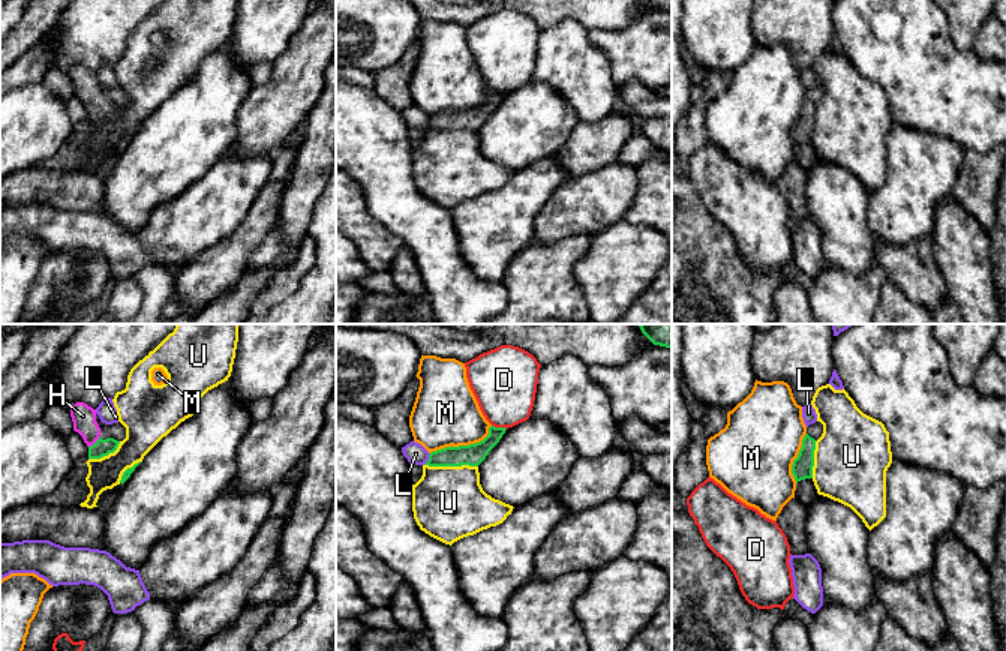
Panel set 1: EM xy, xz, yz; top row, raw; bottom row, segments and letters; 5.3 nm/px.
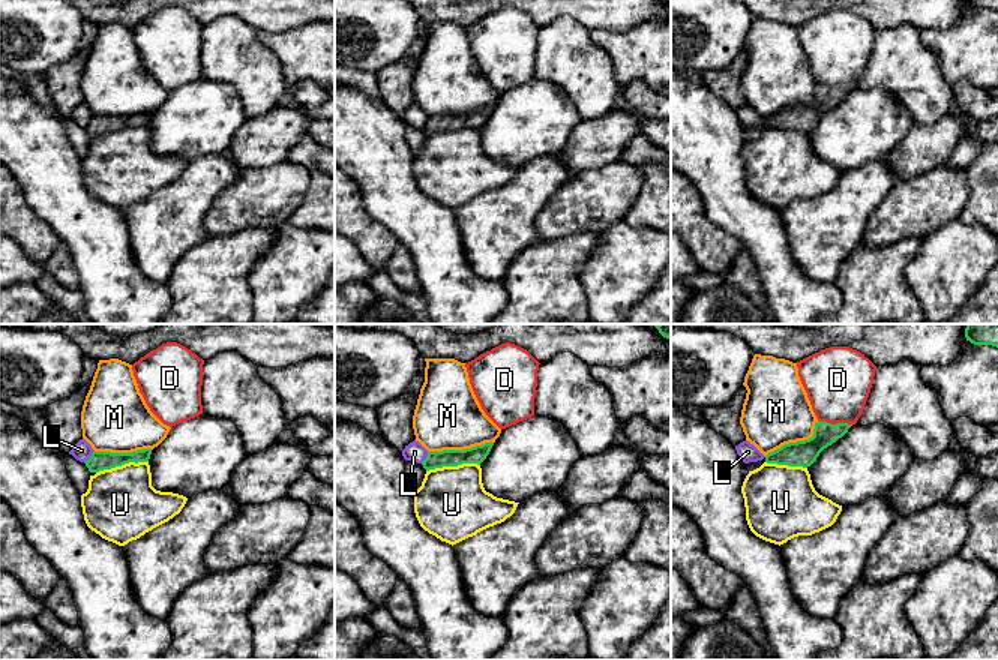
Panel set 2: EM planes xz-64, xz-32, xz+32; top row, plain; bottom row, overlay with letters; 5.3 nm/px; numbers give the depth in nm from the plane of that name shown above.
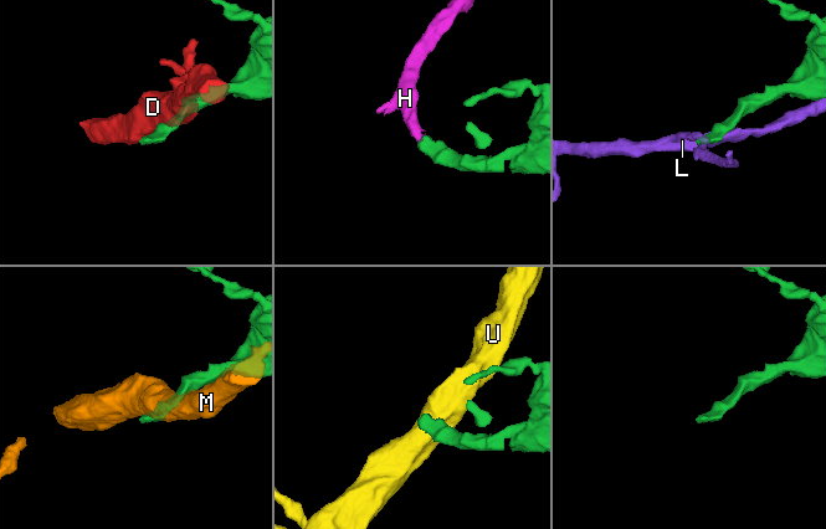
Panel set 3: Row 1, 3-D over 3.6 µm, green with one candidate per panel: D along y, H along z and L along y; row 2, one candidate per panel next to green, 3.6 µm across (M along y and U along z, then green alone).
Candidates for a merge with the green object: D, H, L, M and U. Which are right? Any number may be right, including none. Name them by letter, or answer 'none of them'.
H

